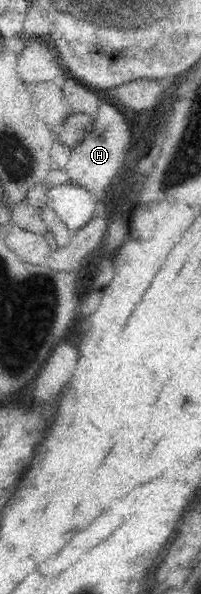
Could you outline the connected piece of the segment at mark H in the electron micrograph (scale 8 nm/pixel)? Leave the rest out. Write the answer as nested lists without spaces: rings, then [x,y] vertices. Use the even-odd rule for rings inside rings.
[[[101,97],[98,114],[92,118],[92,125],[86,137],[71,151],[66,173],[68,183],[85,187],[89,192],[103,192],[113,180],[119,180],[126,150],[130,142],[129,122],[113,101]]]

